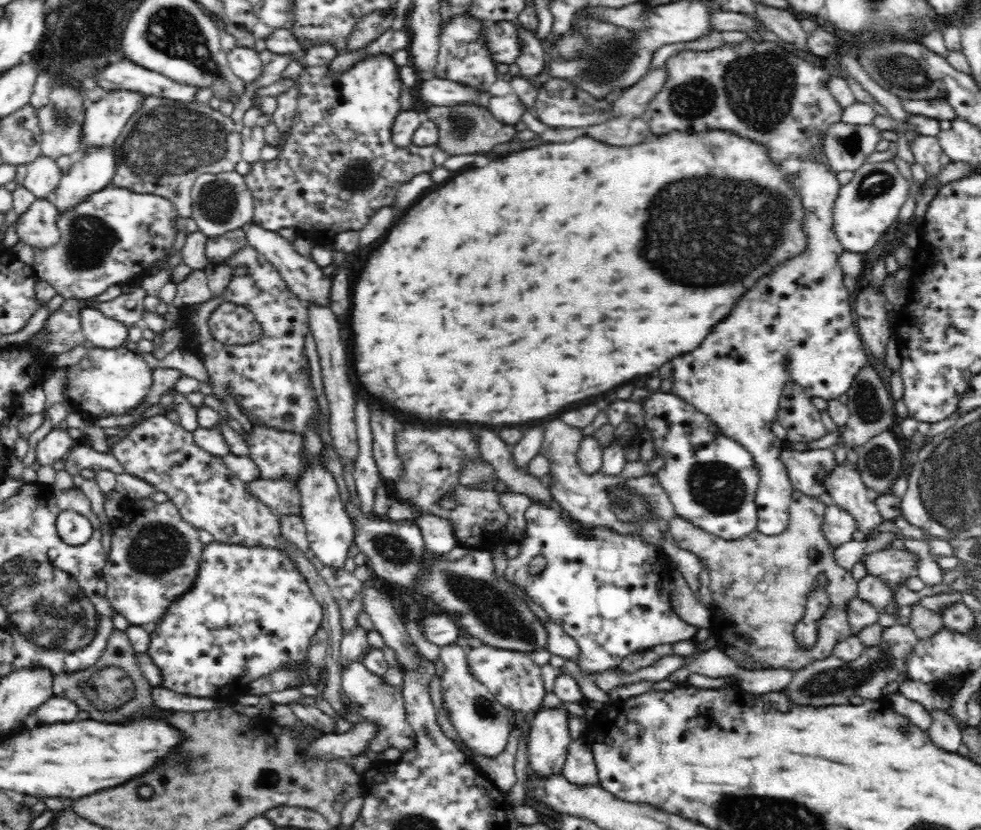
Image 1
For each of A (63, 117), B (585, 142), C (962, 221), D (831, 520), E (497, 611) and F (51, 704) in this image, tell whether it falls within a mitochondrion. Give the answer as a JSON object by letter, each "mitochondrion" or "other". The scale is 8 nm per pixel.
{"A":"mitochondrion","B":"other","C":"other","D":"other","E":"mitochondrion","F":"other"}

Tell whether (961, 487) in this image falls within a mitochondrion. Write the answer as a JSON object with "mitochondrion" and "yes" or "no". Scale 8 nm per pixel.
{"mitochondrion":"yes"}

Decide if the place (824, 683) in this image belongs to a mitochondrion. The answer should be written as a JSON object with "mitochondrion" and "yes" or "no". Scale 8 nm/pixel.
{"mitochondrion":"yes"}

